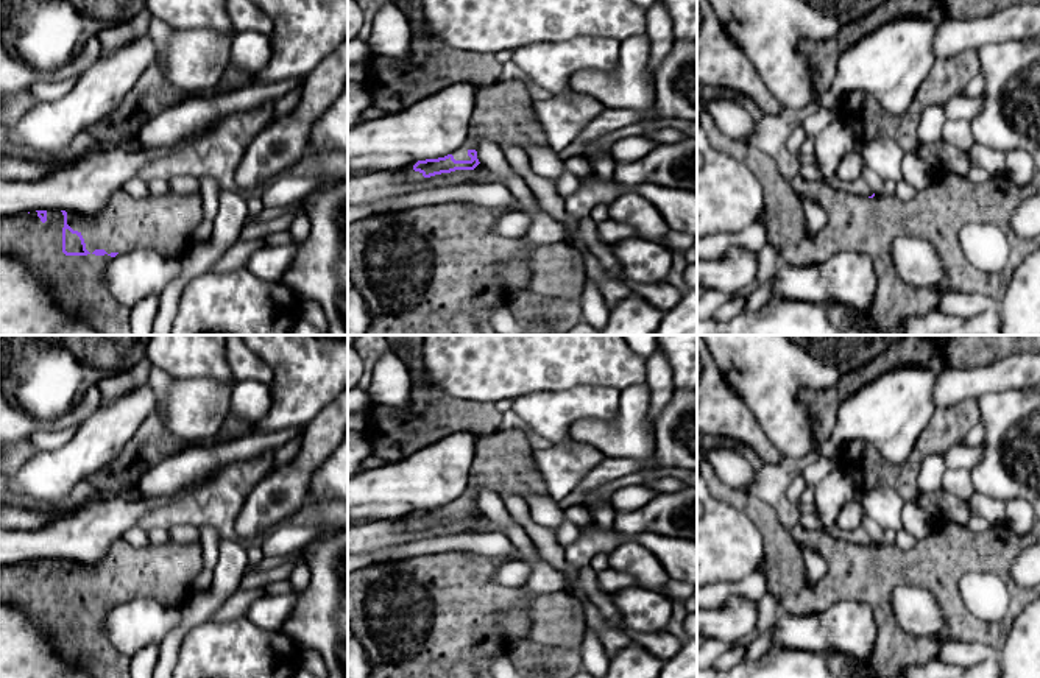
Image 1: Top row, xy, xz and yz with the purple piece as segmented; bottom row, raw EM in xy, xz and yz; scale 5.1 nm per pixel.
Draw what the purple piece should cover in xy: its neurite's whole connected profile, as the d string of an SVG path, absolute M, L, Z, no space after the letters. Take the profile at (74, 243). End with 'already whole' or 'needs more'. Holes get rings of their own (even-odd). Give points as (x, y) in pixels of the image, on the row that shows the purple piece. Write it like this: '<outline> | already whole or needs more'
M120 189L95 215L33 210L0 218L0 256L27 262L45 284L50 298L67 315L78 316L100 335L133 335L129 309L117 302L106 288L108 262L134 249L153 249L165 257L181 259L192 245L192 232L203 220L200 193L170 192L134 198Z | needs more

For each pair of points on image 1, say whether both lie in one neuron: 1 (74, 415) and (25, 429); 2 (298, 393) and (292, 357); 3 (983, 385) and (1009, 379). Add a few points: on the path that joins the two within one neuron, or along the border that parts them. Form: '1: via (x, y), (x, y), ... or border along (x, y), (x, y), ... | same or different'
1: via (61, 423), (38, 426) | same
2: via (298, 384), (298, 367) | same
3: via (989, 379), (1003, 379) | same

